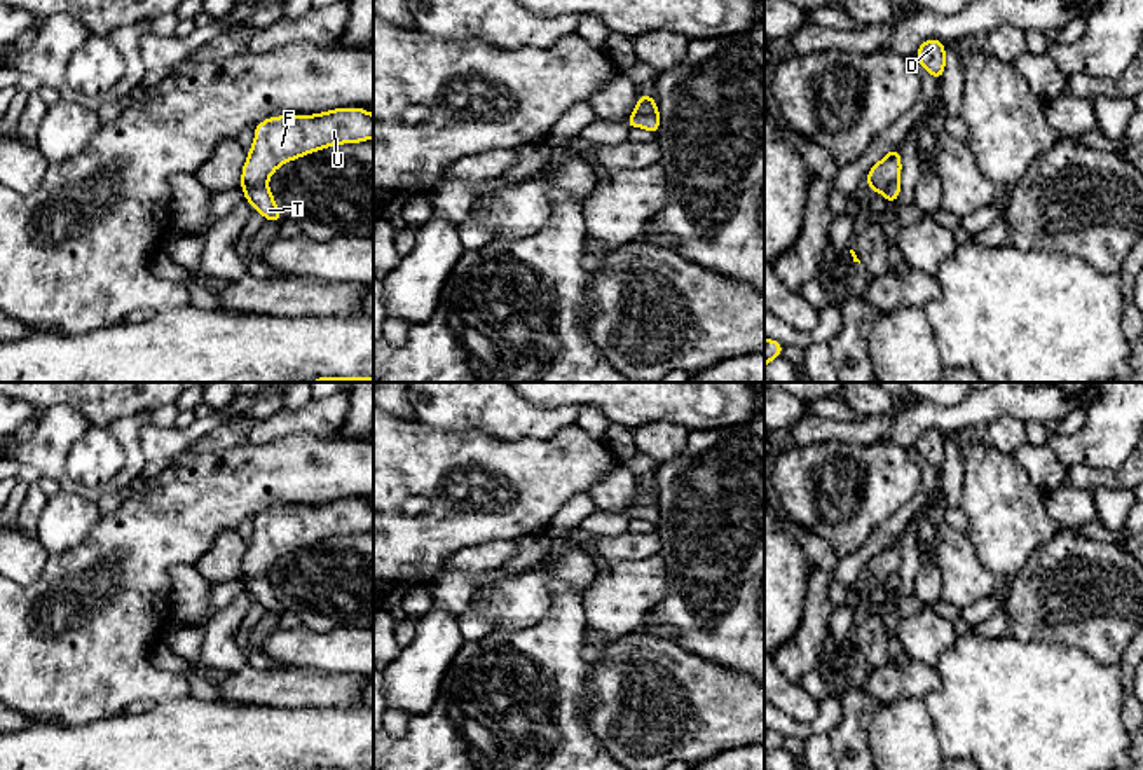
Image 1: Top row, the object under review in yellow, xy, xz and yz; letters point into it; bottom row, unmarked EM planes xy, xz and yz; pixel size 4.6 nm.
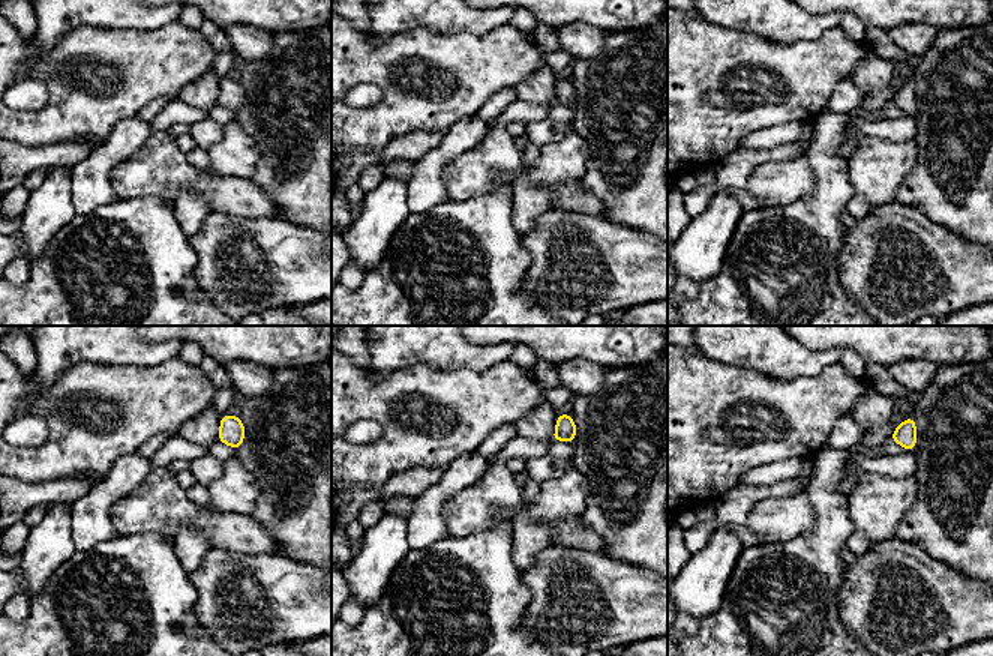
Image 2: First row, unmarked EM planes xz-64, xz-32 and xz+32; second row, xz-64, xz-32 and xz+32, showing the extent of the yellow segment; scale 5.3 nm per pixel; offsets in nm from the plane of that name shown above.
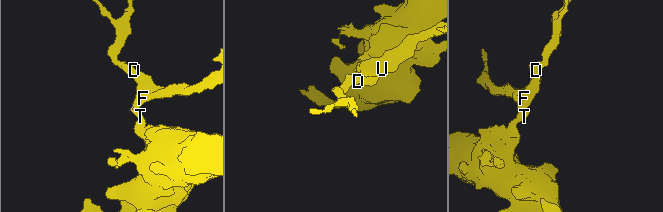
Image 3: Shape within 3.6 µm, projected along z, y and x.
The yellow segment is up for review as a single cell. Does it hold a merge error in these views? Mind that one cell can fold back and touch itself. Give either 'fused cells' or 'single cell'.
fused cells

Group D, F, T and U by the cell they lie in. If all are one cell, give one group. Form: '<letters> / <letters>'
D F U / T

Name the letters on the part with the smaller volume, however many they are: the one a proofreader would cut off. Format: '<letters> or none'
D, F, U

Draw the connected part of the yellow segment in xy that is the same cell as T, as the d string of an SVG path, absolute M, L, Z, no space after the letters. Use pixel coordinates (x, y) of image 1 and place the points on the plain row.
M241 574L239 580L244 583L246 592L251 595L251 599L258 601L265 611L276 613L276 615L281 615L284 611L267 576L251 578L251 576Z

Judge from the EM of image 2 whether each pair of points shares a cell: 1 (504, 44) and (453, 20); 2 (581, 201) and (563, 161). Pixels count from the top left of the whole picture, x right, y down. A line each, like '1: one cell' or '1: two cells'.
1: two cells
2: two cells

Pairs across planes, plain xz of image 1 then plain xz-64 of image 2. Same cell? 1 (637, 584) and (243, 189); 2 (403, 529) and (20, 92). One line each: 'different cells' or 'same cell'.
1: different cells
2: different cells

